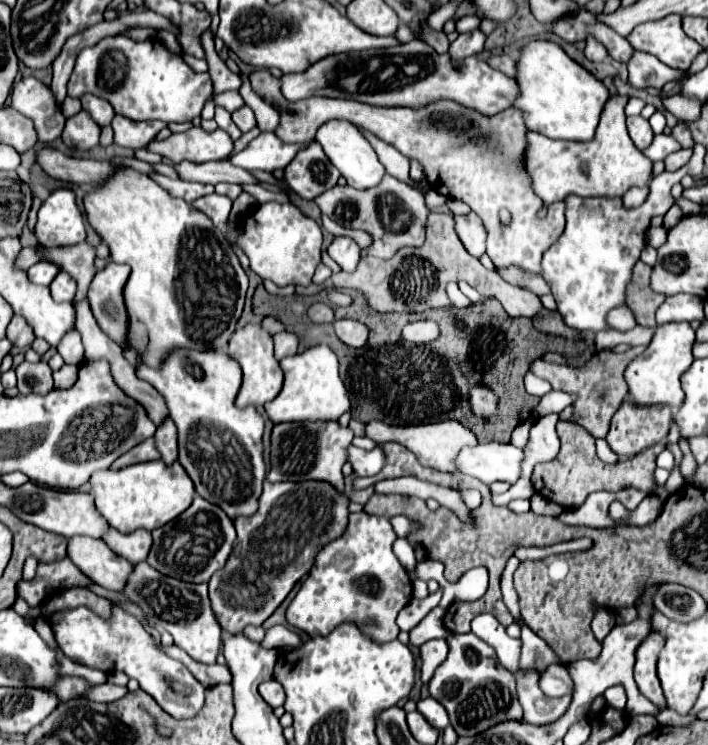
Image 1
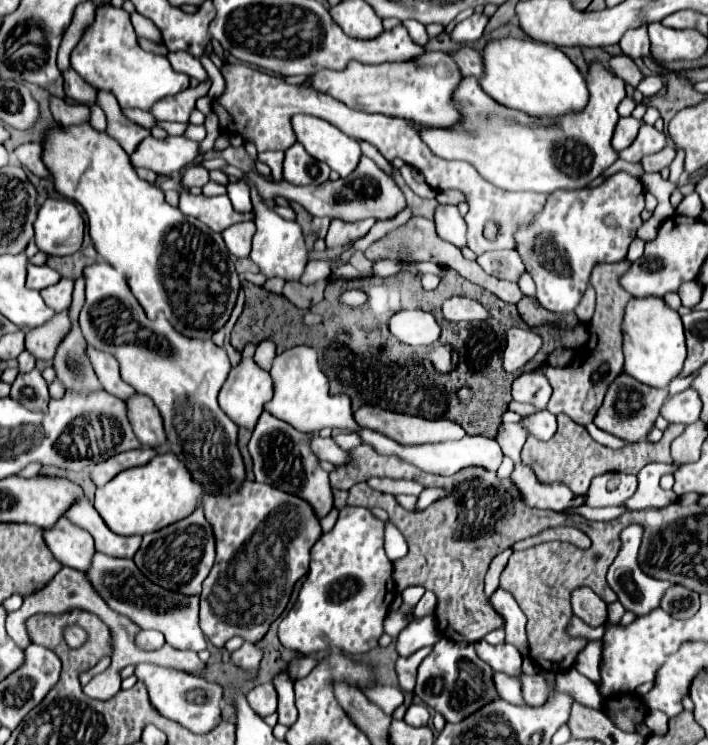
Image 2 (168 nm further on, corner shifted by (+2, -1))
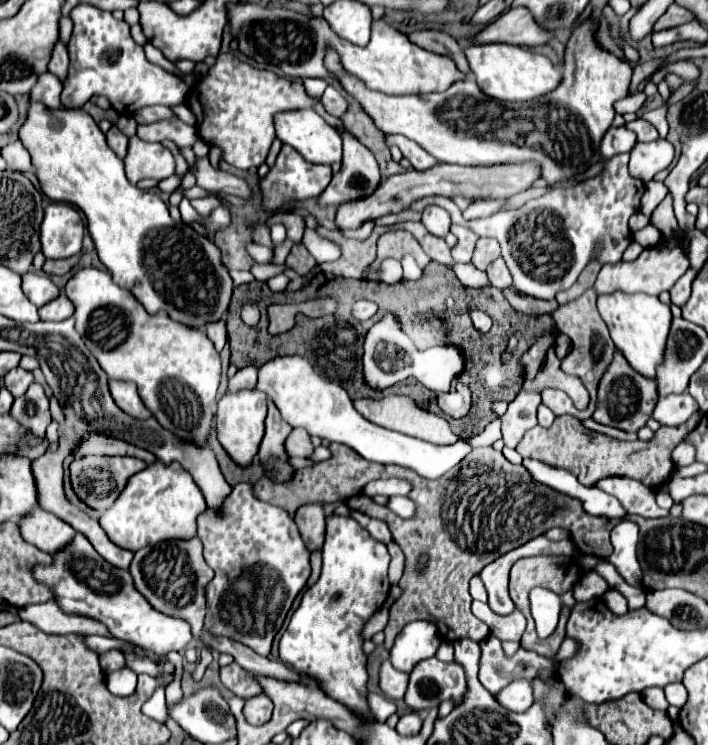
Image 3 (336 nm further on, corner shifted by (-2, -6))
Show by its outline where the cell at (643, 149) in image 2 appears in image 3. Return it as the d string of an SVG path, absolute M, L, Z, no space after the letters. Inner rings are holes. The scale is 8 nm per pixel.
M637 119L637 121L625 123L625 127L629 127L631 131L637 133L637 141L639 143L649 143L649 141L657 141L659 139L657 129L649 121L645 121L645 119Z

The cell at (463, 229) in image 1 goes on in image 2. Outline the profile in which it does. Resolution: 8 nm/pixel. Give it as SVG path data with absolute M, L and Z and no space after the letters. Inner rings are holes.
M437 204L433 220L435 220L437 234L443 240L447 240L455 246L465 246L465 222L463 222L463 216L459 214L457 206Z

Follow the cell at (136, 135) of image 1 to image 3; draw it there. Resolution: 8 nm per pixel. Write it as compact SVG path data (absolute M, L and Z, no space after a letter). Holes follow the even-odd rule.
M115 125L107 131L107 143L111 145L111 149L123 159L127 155L127 147L129 147L129 137L125 133L121 133Z

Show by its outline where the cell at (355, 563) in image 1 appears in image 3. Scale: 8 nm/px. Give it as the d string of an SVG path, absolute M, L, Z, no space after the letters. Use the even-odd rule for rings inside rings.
M331 515L327 517L327 533L325 533L325 543L323 543L323 569L321 569L321 577L315 585L311 585L305 593L303 593L303 599L301 599L301 605L297 607L297 611L293 613L291 617L291 623L287 627L287 631L283 633L281 641L279 641L279 657L281 661L287 661L289 665L293 665L293 669L299 669L299 673L311 673L311 677L319 677L319 681L323 681L323 691L329 695L329 697L335 697L337 701L343 701L345 705L351 705L351 709L359 709L359 713L367 713L367 717L371 717L369 713L369 707L367 707L367 671L365 671L365 663L367 663L367 657L363 653L363 627L365 623L373 617L373 613L381 607L381 601L387 599L387 567L389 567L389 551L383 543L375 541L371 537L371 533L367 529L363 529L353 517L341 517L341 515Z

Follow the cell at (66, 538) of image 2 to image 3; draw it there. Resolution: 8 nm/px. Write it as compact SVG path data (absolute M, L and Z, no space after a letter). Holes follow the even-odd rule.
M35 509L31 517L23 517L19 525L23 539L27 539L29 543L33 543L49 555L57 555L59 551L69 547L77 533L69 523L61 521L59 517L43 509Z

